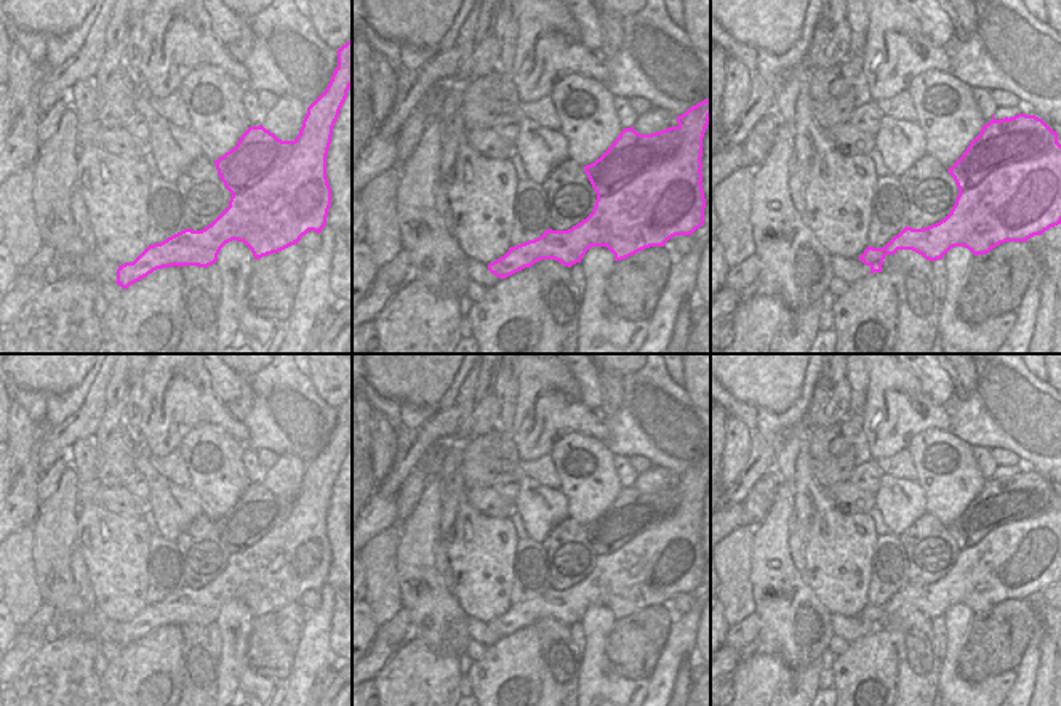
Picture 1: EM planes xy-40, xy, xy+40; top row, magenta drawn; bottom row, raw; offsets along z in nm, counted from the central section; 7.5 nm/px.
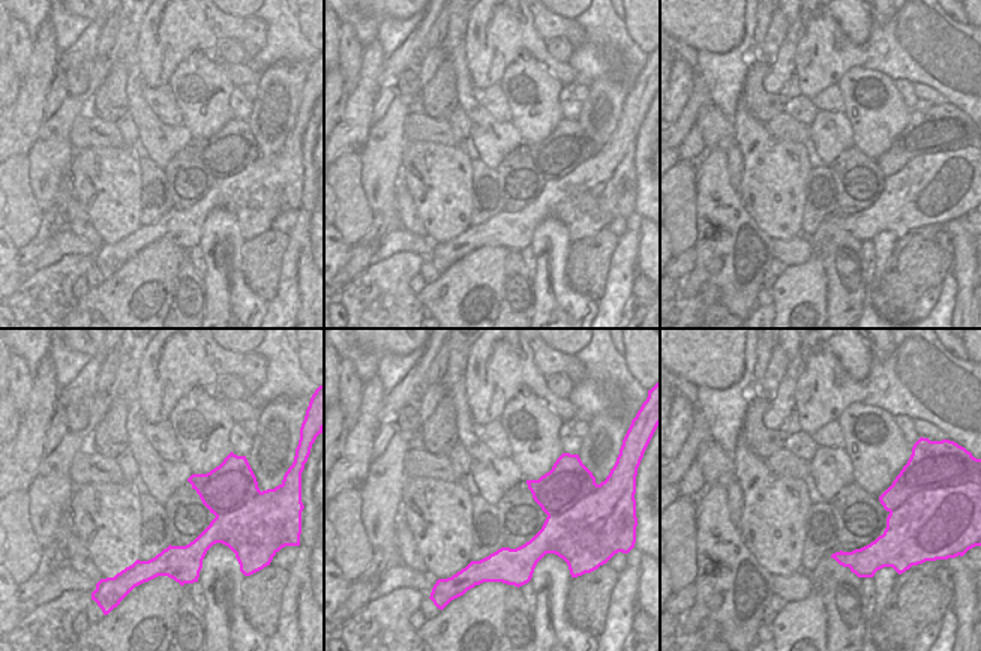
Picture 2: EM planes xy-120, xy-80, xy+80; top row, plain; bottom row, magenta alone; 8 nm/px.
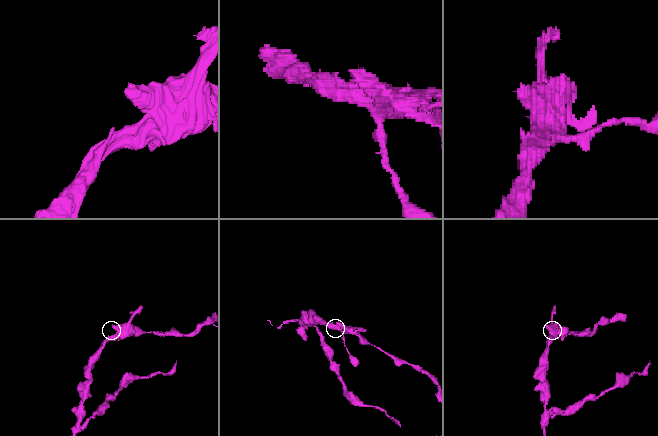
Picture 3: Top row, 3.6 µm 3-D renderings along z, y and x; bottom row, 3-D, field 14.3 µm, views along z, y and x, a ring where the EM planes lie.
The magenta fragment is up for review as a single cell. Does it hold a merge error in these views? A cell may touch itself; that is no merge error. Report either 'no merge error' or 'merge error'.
merge error

